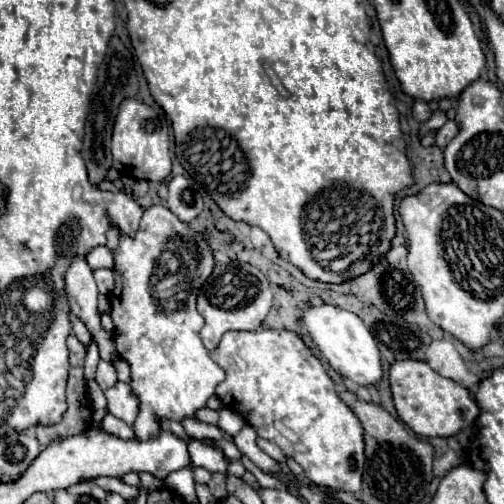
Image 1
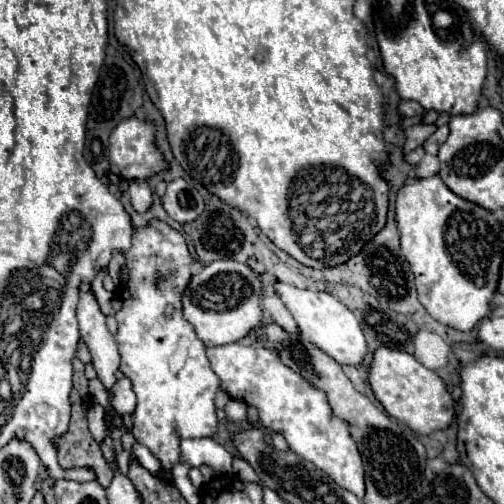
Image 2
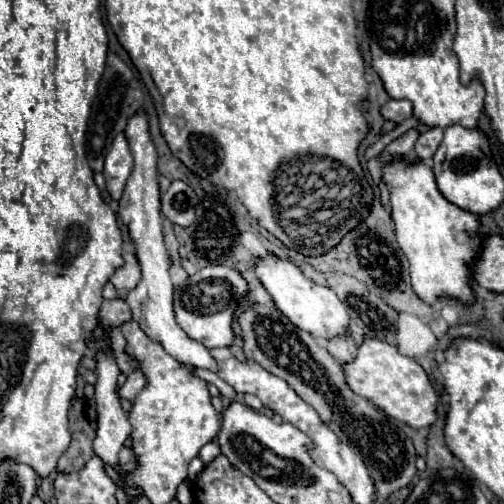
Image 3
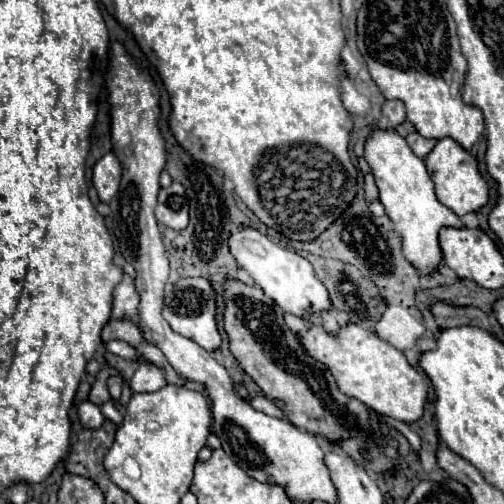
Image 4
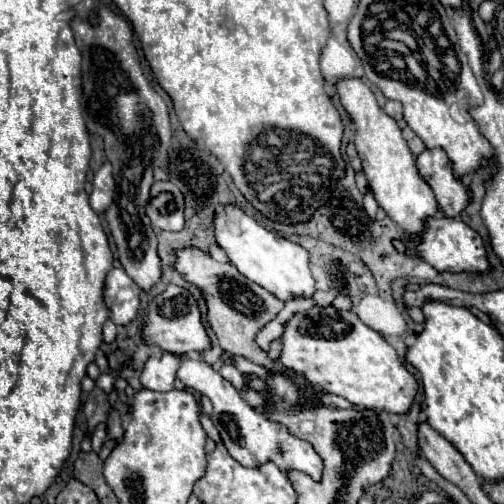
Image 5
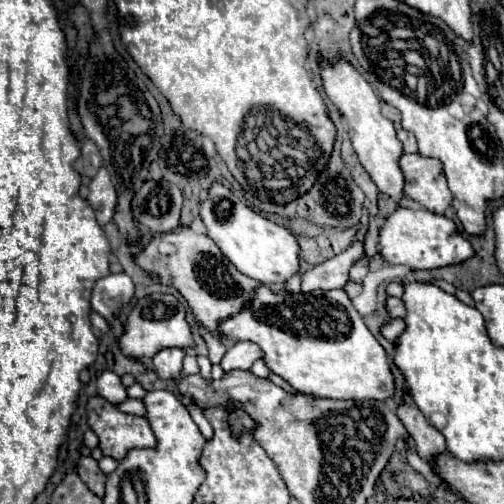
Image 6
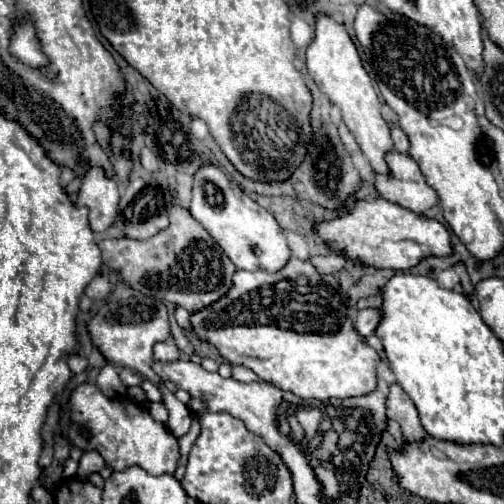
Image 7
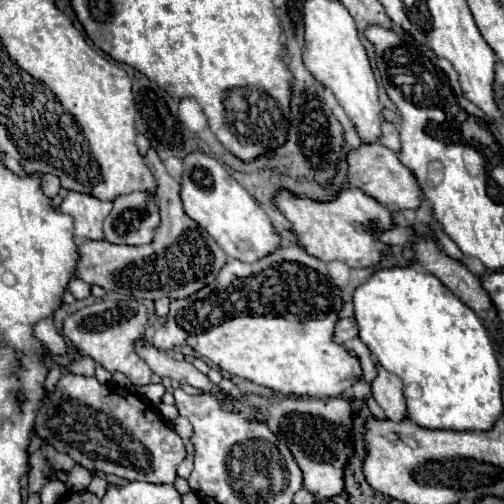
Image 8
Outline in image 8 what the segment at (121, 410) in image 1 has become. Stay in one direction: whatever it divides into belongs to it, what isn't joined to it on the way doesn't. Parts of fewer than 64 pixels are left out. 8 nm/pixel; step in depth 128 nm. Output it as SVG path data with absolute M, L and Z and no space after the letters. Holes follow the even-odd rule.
M280 246L256 262L228 260L208 286L188 298L172 300L168 318L154 334L152 344L160 350L172 350L174 346L188 344L200 358L210 360L220 370L284 396L330 398L346 392L362 374L358 358L350 356L344 346L332 342L334 324L338 320L336 310L340 310L340 306L340 290L330 282L326 264L308 256L298 246Z

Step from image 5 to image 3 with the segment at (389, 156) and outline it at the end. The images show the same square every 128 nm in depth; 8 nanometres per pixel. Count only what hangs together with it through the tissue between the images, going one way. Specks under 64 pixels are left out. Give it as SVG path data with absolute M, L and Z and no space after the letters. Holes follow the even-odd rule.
M394 158L386 162L382 166L382 182L390 188L396 240L410 262L414 292L426 304L436 302L442 294L458 300L472 300L472 290L468 286L470 264L476 260L484 242L484 234L478 234L478 216L448 202L434 182L432 168L422 160Z

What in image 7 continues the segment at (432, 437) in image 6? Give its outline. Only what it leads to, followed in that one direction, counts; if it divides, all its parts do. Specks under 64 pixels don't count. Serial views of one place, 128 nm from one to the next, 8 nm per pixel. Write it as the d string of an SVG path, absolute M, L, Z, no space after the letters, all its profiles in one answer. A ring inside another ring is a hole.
M398 384L390 386L390 394L386 398L386 414L400 424L402 434L408 440L422 440L426 436L426 432L418 420L416 406L412 404L408 394Z

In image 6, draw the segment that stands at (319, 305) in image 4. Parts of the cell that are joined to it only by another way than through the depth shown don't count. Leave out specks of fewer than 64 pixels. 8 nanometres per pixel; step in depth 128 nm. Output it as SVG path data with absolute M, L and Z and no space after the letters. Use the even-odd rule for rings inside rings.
M214 182L208 190L208 198L200 202L200 218L206 226L206 234L218 244L224 256L246 276L262 284L284 284L298 268L300 246L290 230L274 224L272 220L256 214L248 208L232 190Z

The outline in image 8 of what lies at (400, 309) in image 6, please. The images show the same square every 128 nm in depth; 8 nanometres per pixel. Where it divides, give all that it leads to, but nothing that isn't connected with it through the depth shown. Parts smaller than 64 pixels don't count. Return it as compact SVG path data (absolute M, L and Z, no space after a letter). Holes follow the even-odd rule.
M340 318L340 320L336 322L336 326L334 326L334 336L332 336L336 344L344 344L346 340L356 338L356 336L358 336L358 332L356 332L354 320L350 320L350 318Z

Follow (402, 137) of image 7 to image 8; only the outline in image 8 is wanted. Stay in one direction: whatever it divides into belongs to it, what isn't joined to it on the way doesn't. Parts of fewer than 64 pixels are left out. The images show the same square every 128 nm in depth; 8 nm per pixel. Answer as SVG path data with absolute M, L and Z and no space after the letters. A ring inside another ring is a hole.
M390 122L382 124L382 136L380 136L380 144L384 144L386 148L398 152L400 150L400 140L398 140L398 128Z

